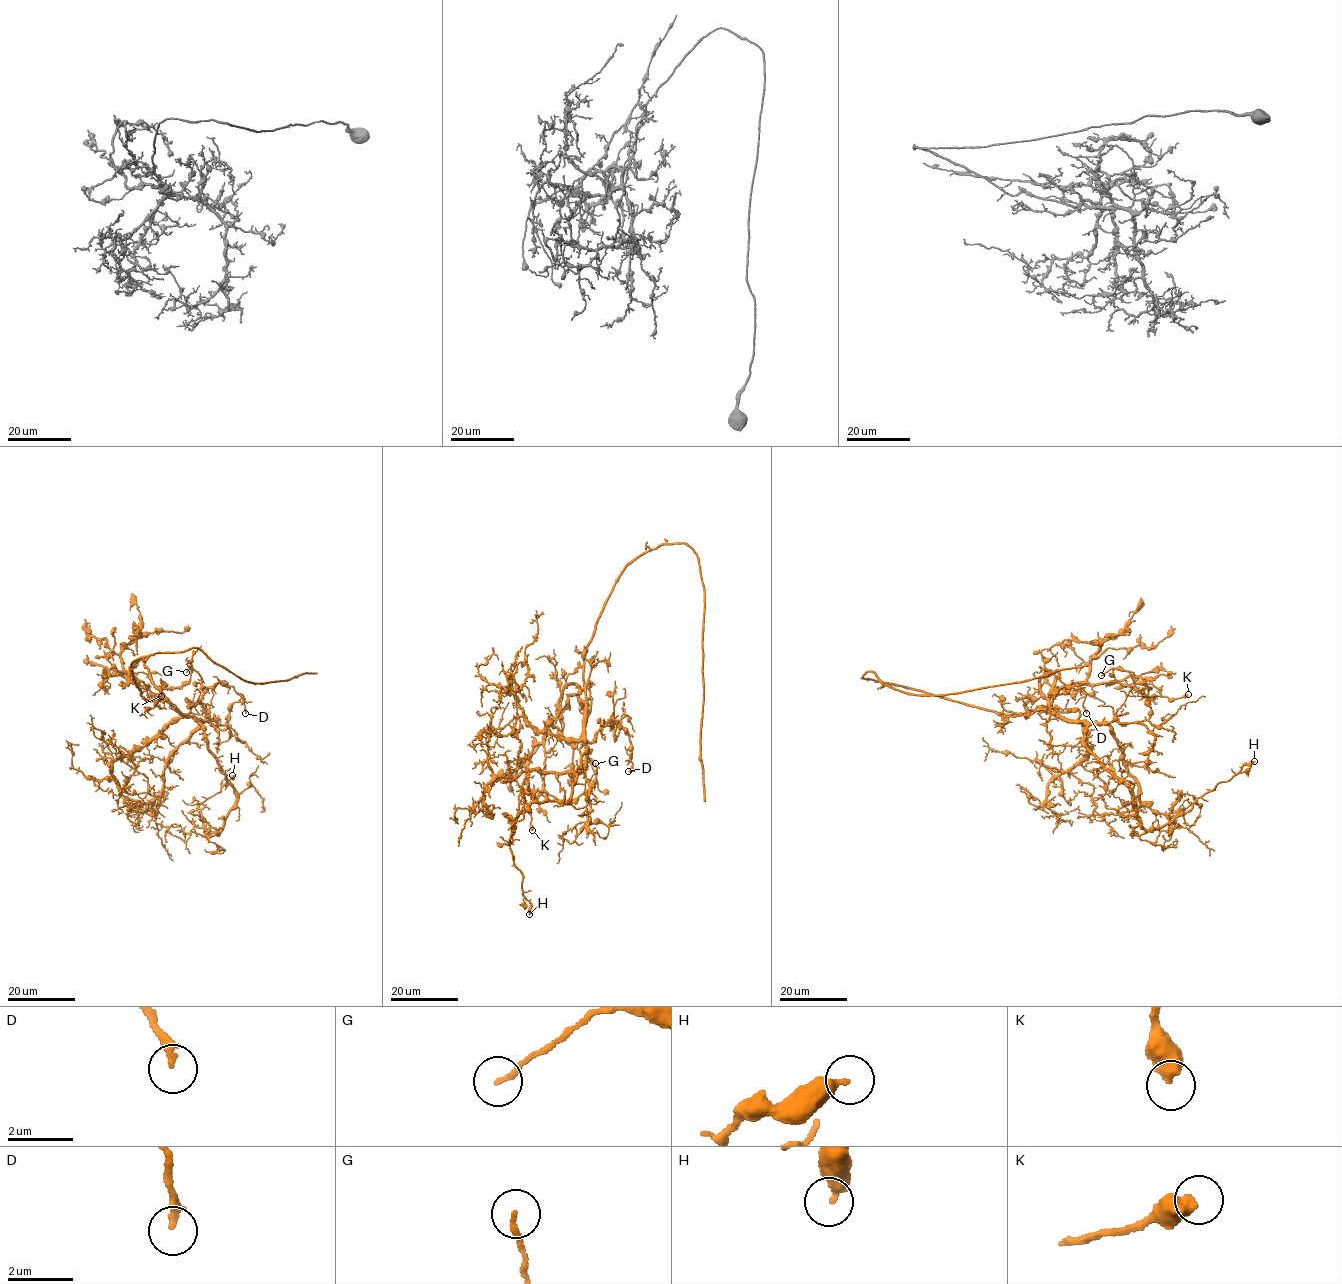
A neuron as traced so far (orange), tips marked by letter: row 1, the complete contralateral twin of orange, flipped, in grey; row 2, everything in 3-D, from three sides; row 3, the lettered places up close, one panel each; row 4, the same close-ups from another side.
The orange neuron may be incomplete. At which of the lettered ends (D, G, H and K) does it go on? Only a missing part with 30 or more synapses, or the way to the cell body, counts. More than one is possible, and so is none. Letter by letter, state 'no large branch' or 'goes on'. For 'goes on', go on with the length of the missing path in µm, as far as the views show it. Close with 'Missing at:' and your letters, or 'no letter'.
D: no large branch
G: no large branch
H: no large branch
K: no large branch
Missing at: no letter

